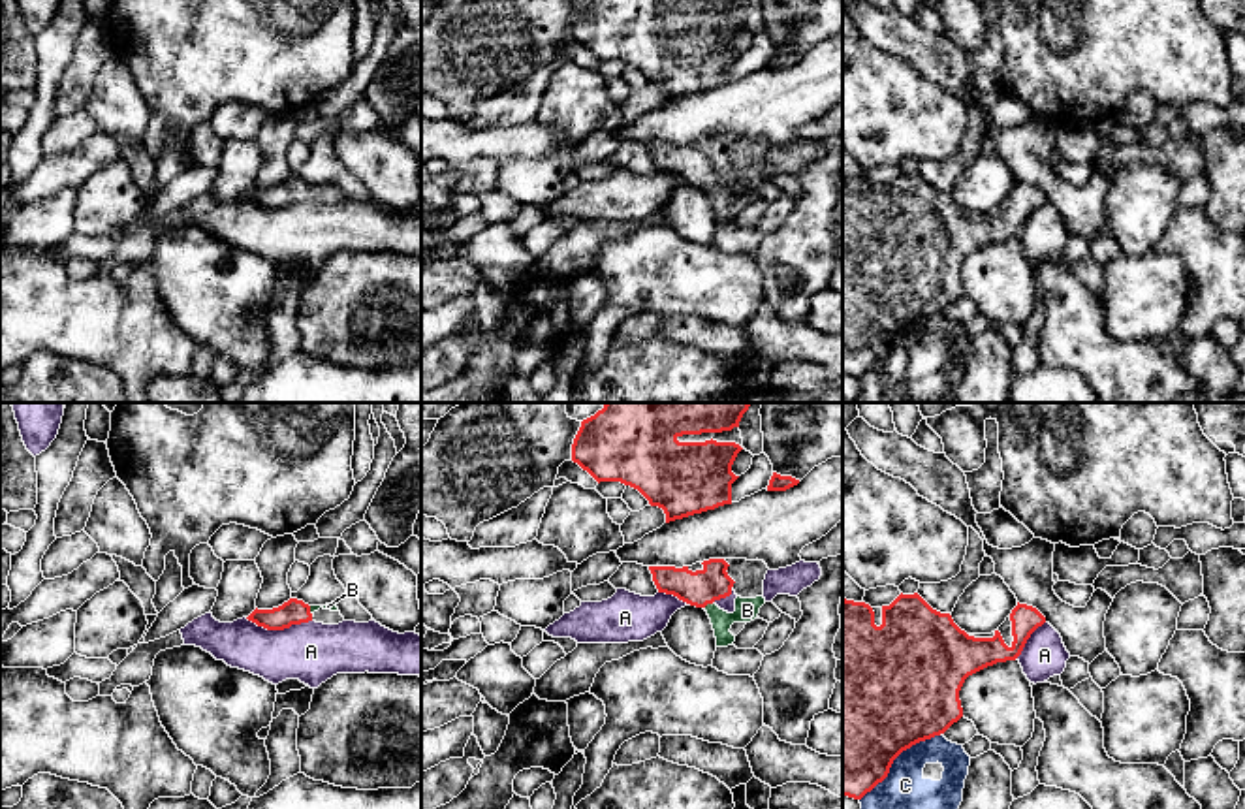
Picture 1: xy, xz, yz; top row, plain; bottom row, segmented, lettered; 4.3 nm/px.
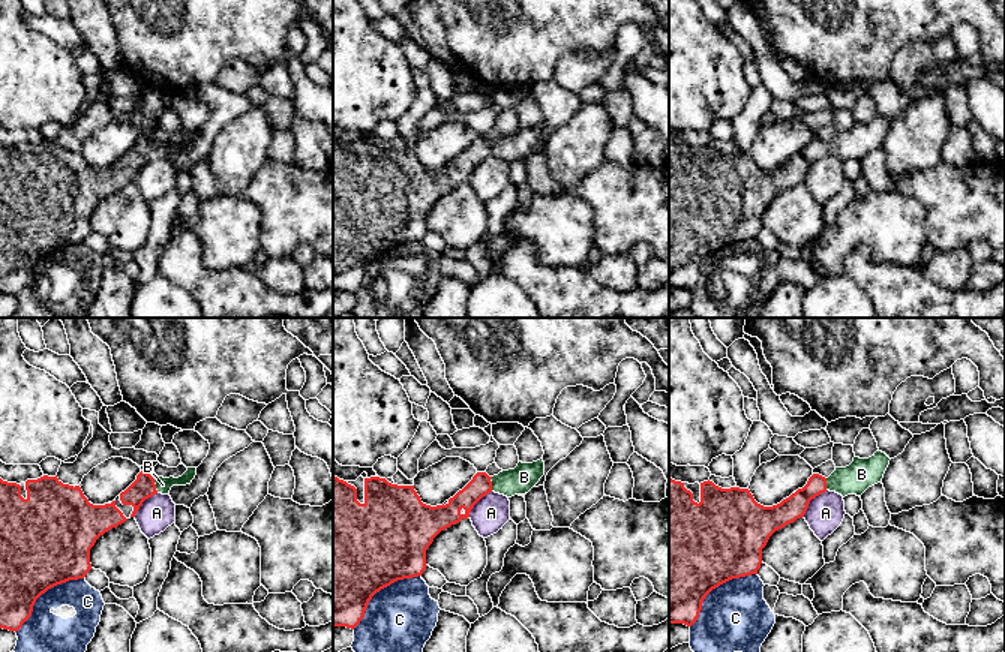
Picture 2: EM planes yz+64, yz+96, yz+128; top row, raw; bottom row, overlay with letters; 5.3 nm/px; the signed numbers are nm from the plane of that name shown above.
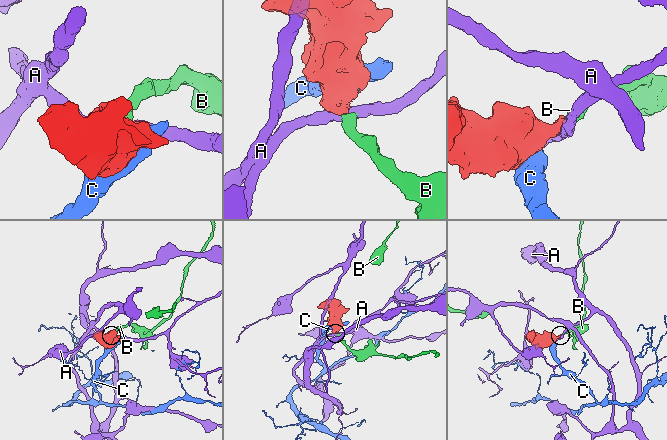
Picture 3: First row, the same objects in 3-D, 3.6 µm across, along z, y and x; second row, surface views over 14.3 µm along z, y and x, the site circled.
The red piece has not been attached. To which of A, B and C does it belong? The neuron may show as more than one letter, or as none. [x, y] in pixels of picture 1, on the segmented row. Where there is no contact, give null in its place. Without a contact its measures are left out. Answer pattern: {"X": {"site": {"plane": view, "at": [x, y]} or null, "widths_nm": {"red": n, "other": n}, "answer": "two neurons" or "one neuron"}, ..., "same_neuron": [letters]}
{"A": {"site": {"plane": "xy", "at": [279, 629]}, "widths_nm": {"red": 110, "other": 260}, "answer": "two neurons"}, "B": {"site": {"plane": "xz", "at": [708, 602]}, "widths_nm": {"red": 150, "other": 100}, "answer": "one neuron"}, "C": {"site": {"plane": "yz", "at": [896, 757]}, "widths_nm": {"red": 500, "other": 180}, "answer": "two neurons"}, "same_neuron": ["B"]}

